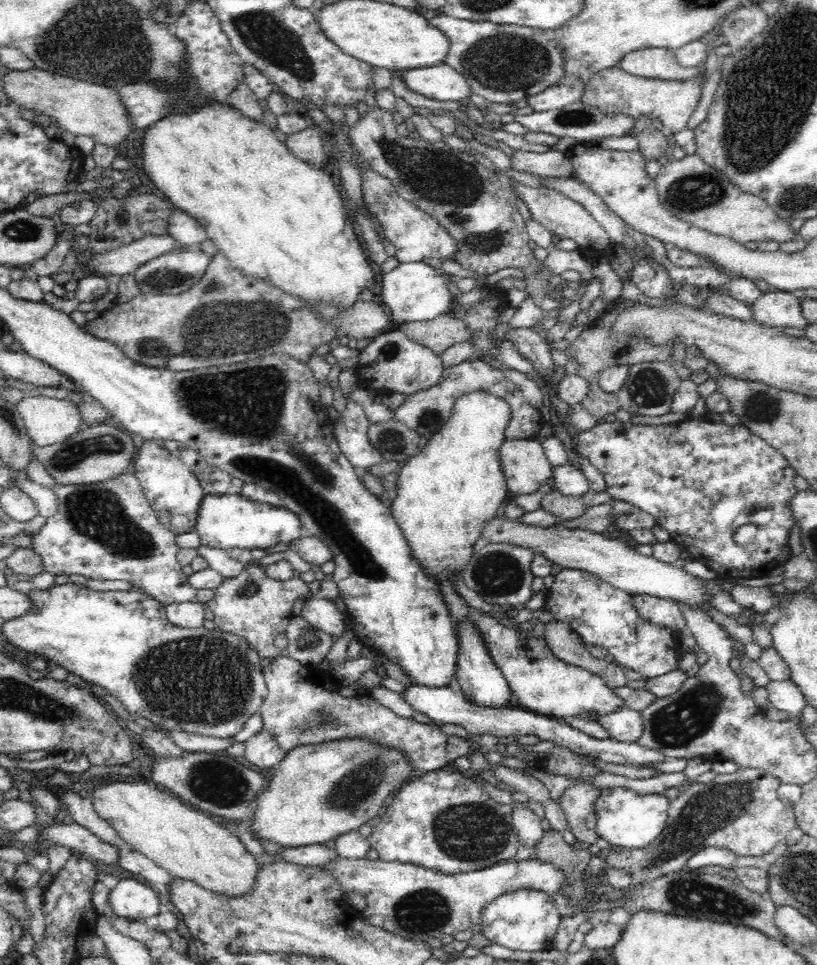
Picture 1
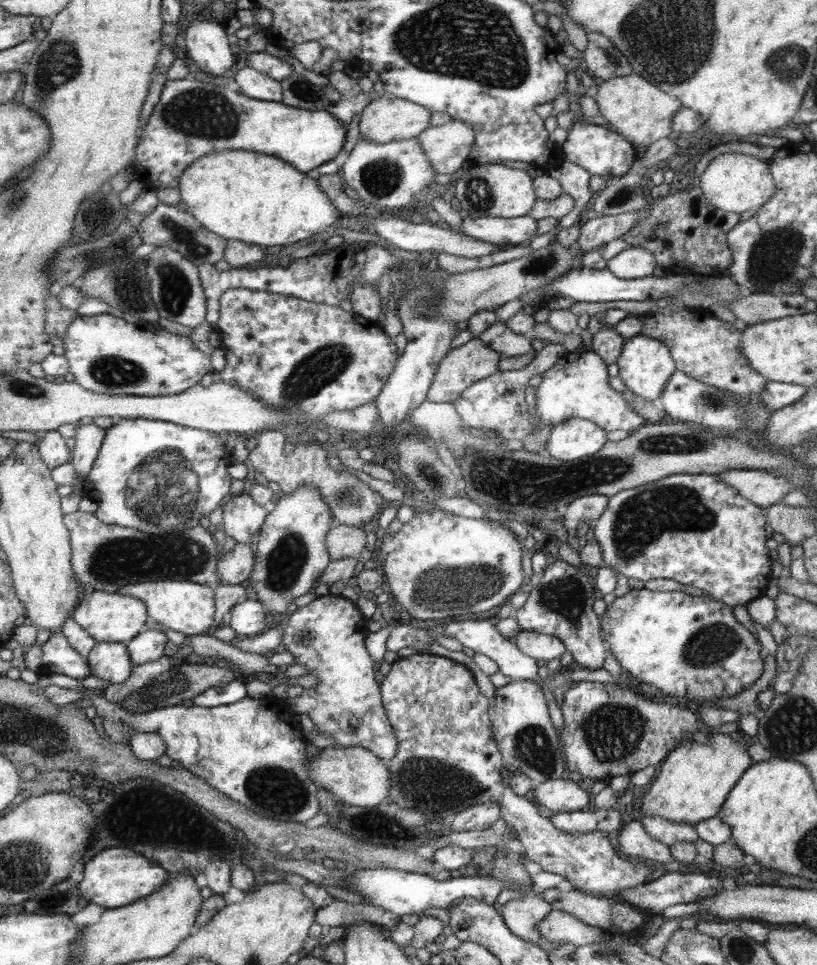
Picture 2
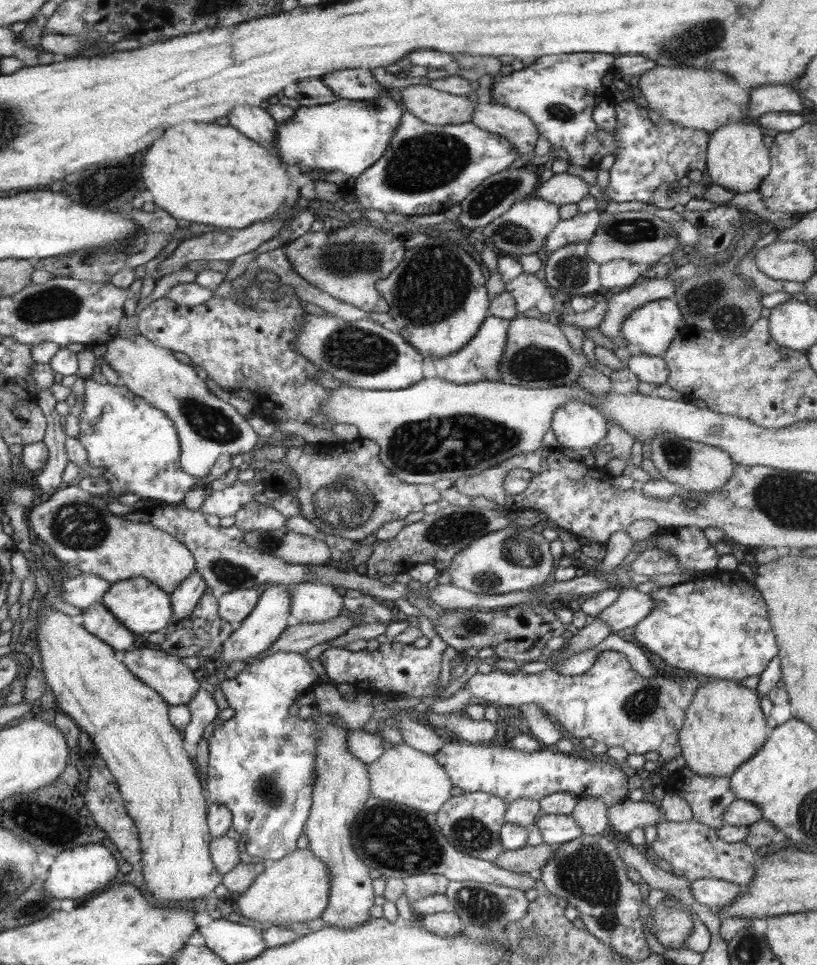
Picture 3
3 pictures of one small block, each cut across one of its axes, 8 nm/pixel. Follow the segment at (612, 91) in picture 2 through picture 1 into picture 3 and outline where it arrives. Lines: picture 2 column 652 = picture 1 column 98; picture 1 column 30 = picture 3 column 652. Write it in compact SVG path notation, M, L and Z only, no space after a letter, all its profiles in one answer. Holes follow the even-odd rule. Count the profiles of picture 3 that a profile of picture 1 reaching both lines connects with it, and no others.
M656 66L640 75L638 88L647 100L646 106L661 115L662 119L709 134L726 124L744 122L750 112L748 92L724 72Z

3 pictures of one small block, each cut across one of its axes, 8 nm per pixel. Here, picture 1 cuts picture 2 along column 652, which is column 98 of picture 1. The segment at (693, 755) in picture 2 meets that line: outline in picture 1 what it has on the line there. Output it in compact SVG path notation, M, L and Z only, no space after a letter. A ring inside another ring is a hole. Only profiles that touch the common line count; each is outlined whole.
M114 780L102 784L95 782L89 796L96 812L117 830L117 834L125 843L131 844L138 852L165 868L172 877L189 880L196 883L196 886L204 887L205 890L225 898L242 898L246 894L251 894L256 888L260 864L256 857L246 850L238 836L212 821L207 813L183 803L174 794L158 788L152 782L146 783L146 780L132 782Z

